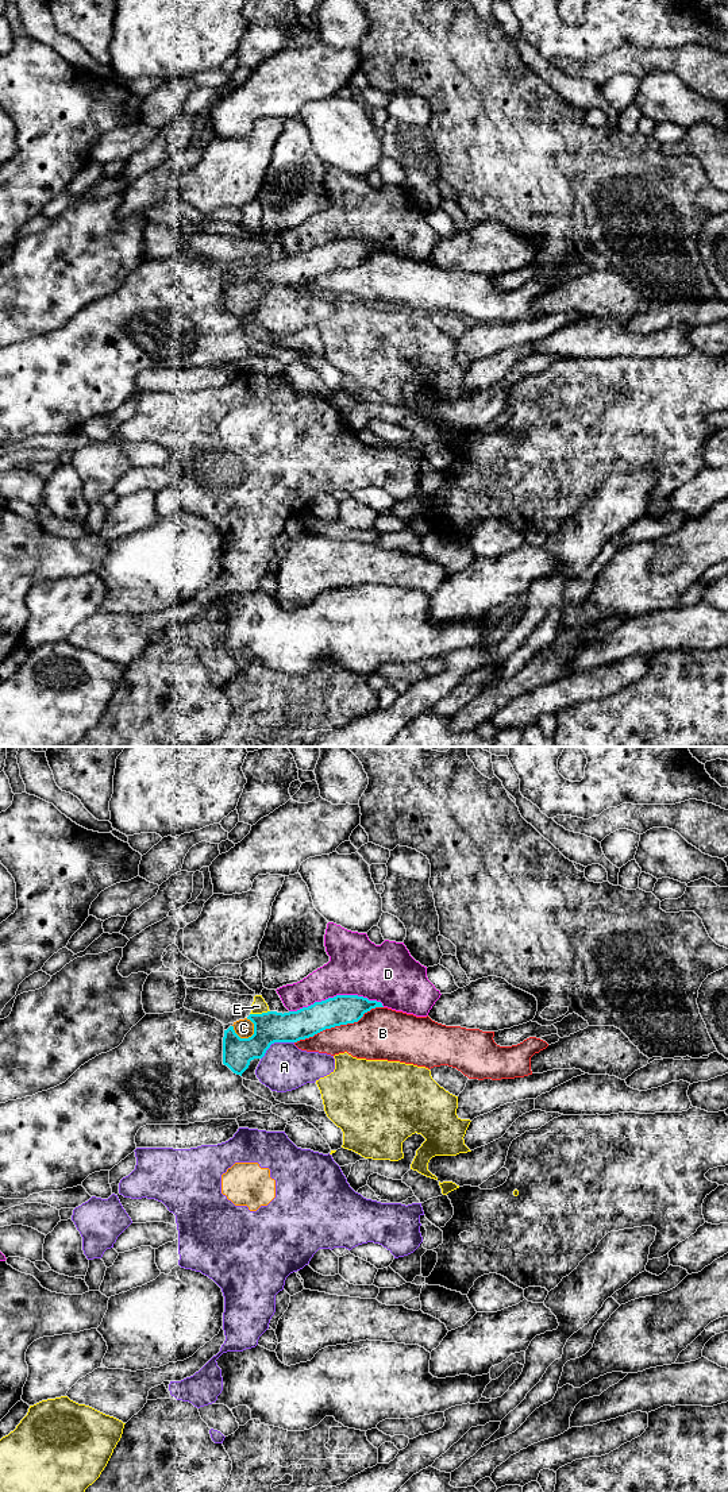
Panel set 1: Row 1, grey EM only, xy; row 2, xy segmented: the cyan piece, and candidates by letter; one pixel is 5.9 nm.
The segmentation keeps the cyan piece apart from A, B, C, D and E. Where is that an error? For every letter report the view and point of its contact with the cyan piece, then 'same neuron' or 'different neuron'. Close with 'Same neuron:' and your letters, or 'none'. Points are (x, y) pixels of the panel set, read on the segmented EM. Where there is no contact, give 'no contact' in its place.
A: xy (274, 1041) | different neuron
B: xy (338, 1025) | different neuron
C: xy (242, 1038) | different neuron
D: xy (336, 995) | different neuron
E: xy (260, 1014) | different neuron
Same neuron: none

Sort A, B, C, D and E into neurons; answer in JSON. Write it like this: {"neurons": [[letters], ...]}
{"neurons": [["A", "C"], ["B"], ["D"], ["E"]]}

